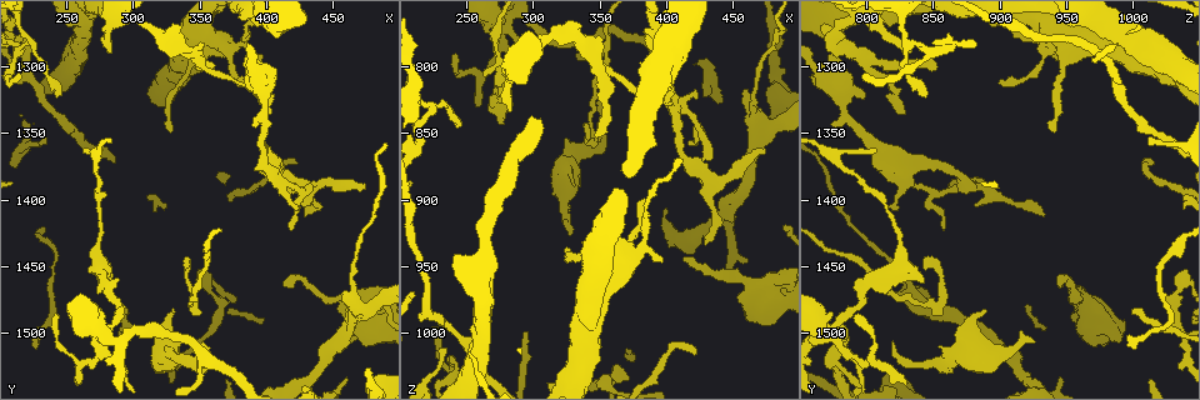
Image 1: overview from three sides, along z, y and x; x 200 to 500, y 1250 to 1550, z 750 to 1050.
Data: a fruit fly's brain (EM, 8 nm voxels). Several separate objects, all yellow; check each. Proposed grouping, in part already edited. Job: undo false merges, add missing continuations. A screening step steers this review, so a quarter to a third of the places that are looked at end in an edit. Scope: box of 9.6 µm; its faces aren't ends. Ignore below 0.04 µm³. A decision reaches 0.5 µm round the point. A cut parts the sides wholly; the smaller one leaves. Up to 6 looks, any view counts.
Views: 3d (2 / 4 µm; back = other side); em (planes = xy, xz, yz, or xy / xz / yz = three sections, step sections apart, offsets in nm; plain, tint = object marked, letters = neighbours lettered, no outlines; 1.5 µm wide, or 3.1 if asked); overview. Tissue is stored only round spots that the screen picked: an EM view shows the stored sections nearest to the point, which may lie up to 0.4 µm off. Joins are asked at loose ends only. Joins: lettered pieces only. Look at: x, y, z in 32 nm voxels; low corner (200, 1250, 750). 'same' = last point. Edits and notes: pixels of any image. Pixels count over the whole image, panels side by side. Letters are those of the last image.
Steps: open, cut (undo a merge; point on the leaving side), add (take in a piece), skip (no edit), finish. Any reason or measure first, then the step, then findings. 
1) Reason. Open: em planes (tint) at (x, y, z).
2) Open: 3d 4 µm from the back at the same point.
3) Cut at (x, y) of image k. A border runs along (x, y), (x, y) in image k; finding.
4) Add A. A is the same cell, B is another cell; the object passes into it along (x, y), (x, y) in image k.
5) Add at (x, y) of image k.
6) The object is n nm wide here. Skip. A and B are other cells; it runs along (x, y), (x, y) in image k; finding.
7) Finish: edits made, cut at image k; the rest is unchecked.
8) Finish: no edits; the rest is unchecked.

Thin neck. Open: em yz step 4 (tint) at (358, 1472, 1032).

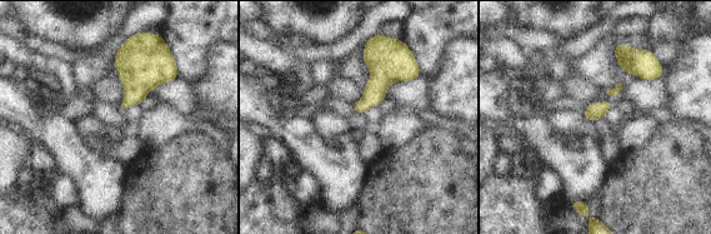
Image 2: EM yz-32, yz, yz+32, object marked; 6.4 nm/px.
Open: em planes (tint) at the same point.

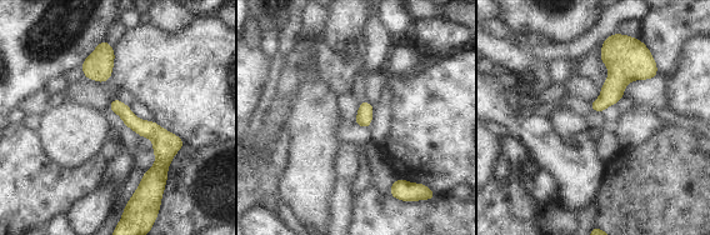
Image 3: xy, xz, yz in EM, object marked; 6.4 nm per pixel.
Open: em planes (letters) at the same point.

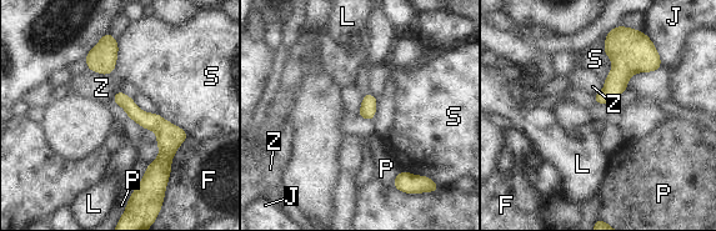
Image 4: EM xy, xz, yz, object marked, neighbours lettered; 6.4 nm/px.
The longest contact is with F, 360 nm. Skip. F, J, L, P, S and Z are other cells; one neuron here.

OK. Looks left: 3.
Tapers out. Open: em xy step 4 (letters) at (412, 1468, 946).

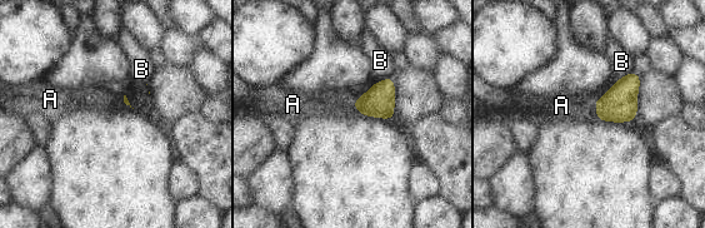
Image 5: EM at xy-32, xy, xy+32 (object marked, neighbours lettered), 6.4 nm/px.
Add A. A is the same cell, B is another cell; the object passes into it along (619, 104), (596, 108), (561, 105) in image 5; the neuron continues.

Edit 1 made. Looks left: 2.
Open: overview.

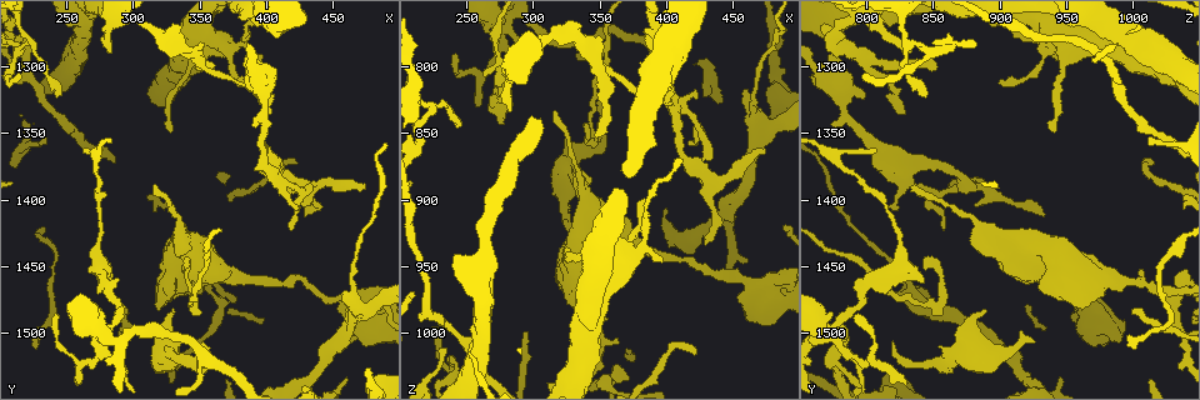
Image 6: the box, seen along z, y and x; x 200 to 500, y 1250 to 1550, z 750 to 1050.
An open end. Open: em planes (letters) at (424, 1406, 824).

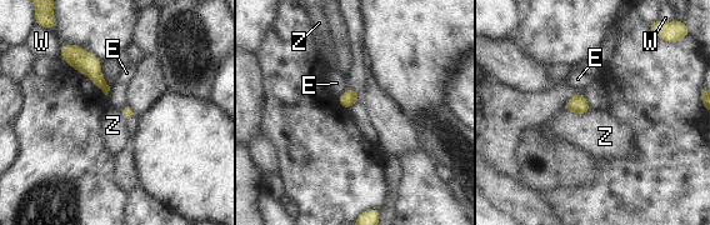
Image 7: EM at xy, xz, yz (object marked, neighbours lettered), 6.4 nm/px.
Skip. E, W and Z are other cells; a border runs along (564, 108), (580, 114), (590, 109) in image 7; none of them fits.

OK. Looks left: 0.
Finish: edits made, add at image 5; the rest is unchecked.

